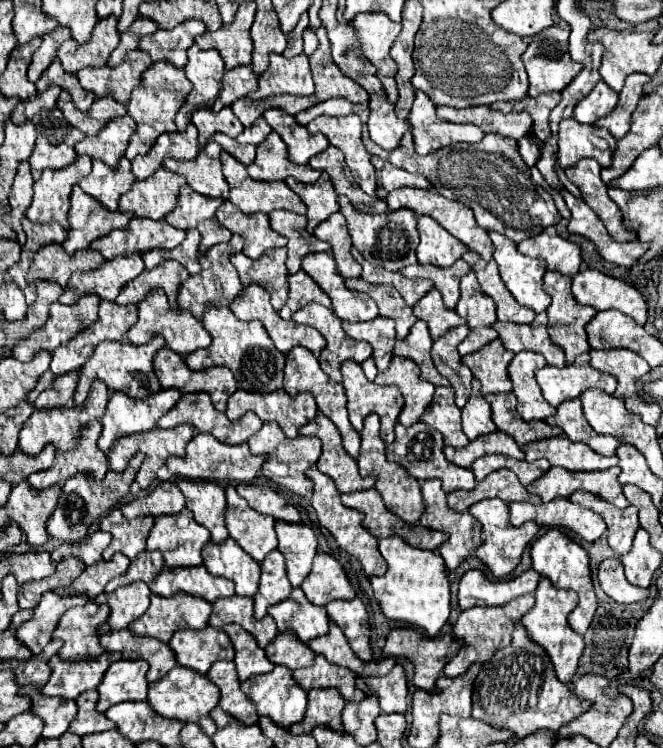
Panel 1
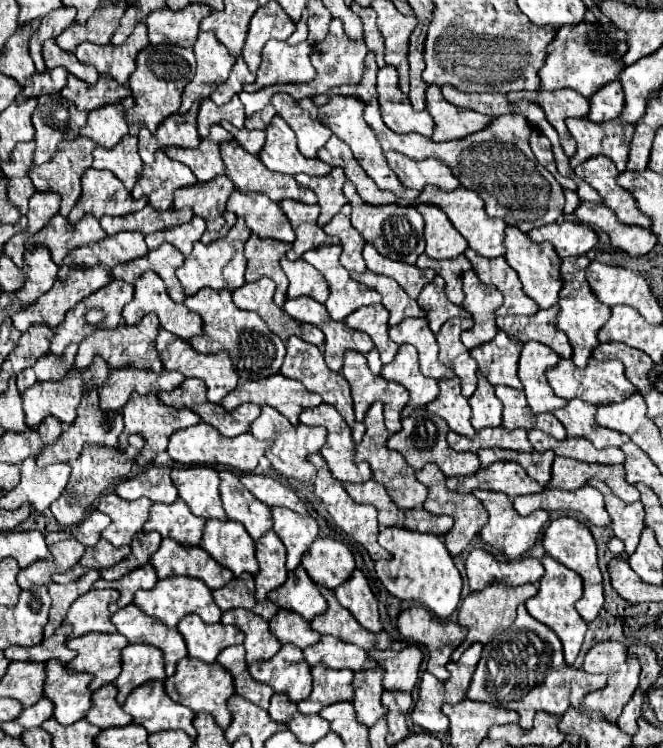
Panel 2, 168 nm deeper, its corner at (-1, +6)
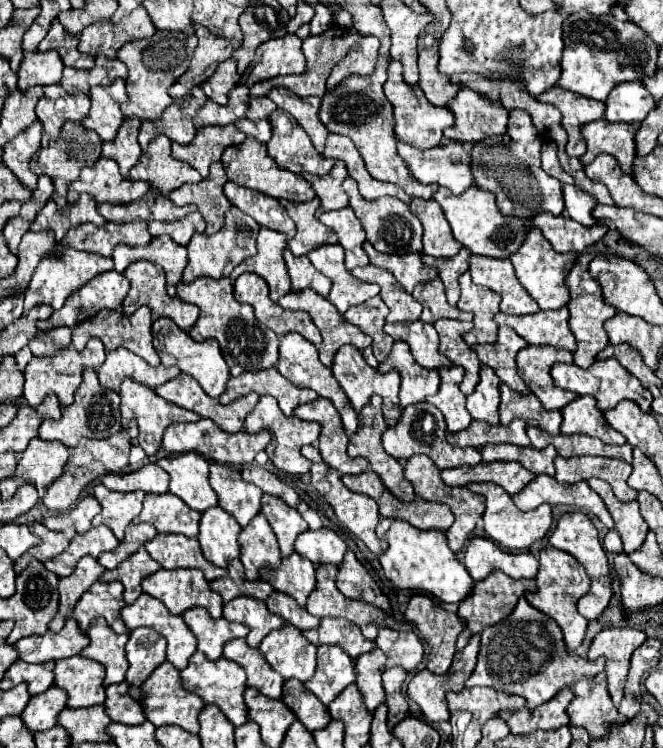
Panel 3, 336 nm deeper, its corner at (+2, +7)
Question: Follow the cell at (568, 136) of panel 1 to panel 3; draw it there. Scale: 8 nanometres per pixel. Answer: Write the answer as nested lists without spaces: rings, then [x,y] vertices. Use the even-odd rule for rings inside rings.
[[[594,120],[590,124],[584,124],[582,126],[582,136],[588,144],[588,152],[580,158],[584,166],[588,166],[598,154],[612,154],[618,162],[620,162],[620,168],[626,172],[626,174],[632,174],[634,172],[634,154],[636,154],[636,142],[634,142],[634,134],[638,132],[640,128],[640,122],[634,122],[634,124],[626,124],[626,122],[608,122],[608,120]]]

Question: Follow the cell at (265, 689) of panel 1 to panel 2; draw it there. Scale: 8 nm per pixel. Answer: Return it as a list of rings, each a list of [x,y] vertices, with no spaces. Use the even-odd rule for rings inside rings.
[[[283,645],[279,653],[263,663],[249,665],[255,681],[269,685],[275,693],[287,695],[291,703],[301,703],[311,693],[311,667],[305,663],[303,653],[293,645]]]

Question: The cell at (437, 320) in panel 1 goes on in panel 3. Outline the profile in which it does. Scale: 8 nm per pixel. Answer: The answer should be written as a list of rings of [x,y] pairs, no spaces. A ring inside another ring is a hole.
[[[434,278],[432,282],[418,284],[414,288],[412,296],[424,306],[422,316],[420,316],[424,322],[432,324],[440,318],[456,318],[456,320],[472,320],[474,318],[472,312],[460,312],[458,308],[454,308],[446,302],[444,284],[442,284],[440,278]]]

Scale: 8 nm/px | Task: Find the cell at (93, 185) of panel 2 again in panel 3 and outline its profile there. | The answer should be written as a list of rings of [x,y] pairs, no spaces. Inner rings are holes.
[[[100,158],[94,166],[82,168],[78,180],[74,180],[68,188],[68,202],[76,202],[82,192],[88,192],[96,198],[98,204],[114,202],[114,204],[128,204],[130,200],[138,200],[144,192],[150,190],[148,182],[124,178],[118,170],[118,164],[110,158]]]

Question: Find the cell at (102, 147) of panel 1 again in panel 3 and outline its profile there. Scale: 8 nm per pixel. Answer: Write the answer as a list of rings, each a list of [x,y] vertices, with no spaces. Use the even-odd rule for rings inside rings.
[[[94,86],[90,90],[90,98],[92,98],[92,106],[90,112],[84,116],[82,124],[94,130],[104,142],[112,140],[124,122],[120,104],[110,96],[110,92],[104,86]]]

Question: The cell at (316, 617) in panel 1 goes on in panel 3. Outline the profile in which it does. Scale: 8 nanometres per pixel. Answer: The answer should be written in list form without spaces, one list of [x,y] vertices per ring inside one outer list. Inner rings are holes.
[[[292,552],[288,558],[282,558],[278,568],[262,568],[260,578],[270,582],[274,590],[292,596],[300,606],[306,606],[310,592],[316,588],[314,574],[314,564],[298,552]]]

